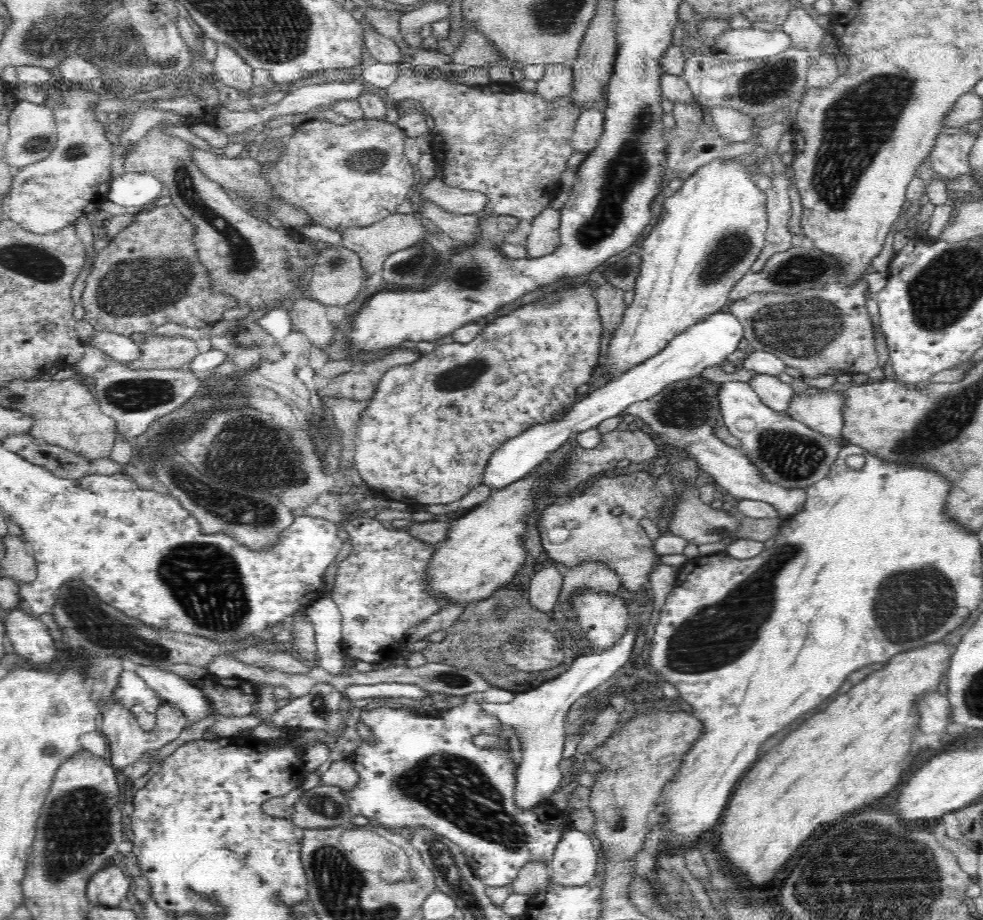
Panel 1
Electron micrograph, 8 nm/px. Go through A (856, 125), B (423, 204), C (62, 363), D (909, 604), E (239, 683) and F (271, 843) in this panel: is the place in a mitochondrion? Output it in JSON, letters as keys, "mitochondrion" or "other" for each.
{"A":"mitochondrion","B":"other","C":"other","D":"mitochondrion","E":"other","F":"other"}

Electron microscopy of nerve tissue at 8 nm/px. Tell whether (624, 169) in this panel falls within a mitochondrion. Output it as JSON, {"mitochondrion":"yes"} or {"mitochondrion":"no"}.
{"mitochondrion":"yes"}

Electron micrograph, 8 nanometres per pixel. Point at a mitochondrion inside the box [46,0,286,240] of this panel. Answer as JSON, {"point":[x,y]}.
{"point":[126,59]}

